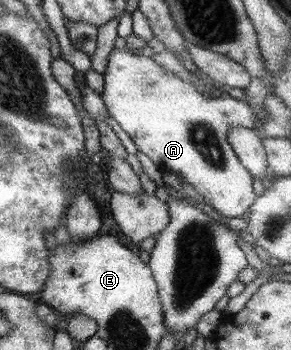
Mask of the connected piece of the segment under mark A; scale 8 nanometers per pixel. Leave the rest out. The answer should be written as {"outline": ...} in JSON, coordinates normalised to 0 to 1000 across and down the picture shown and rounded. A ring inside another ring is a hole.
{"outline":[[[385,137],[351,206],[344,280],[399,357],[447,391],[467,429],[505,443],[550,491],[612,491],[660,529],[704,583],[784,623],[828,623],[873,574],[866,506],[777,406],[794,360],[873,369],[880,334],[845,289],[766,269],[715,286],[663,240],[639,237],[454,140]]]}

